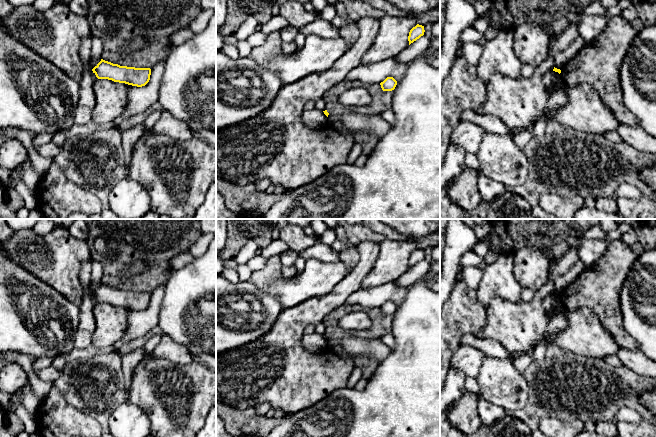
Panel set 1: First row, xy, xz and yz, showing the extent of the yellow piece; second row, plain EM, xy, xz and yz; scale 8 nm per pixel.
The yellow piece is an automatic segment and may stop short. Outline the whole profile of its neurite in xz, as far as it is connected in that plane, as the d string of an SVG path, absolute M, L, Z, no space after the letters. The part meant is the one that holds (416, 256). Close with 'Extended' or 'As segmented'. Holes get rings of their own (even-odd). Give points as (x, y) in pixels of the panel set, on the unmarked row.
M417 248L413 251L408 260L409 269L424 259L424 250Z. As segmented

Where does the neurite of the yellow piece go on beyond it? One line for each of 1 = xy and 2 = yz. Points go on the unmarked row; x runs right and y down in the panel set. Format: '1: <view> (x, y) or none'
1: none
2: none

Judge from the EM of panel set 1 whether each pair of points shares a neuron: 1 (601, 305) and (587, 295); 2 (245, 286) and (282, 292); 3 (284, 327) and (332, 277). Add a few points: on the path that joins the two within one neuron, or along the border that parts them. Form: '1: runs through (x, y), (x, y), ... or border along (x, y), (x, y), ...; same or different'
1: runs through (598, 302), (590, 295); same
2: border along (250, 280), (260, 290), (272, 294), (278, 301); different
3: border along (334, 286), (328, 293), (305, 299), (292, 308); different

